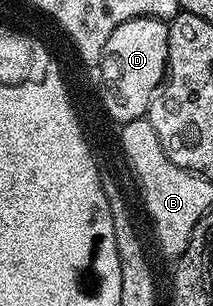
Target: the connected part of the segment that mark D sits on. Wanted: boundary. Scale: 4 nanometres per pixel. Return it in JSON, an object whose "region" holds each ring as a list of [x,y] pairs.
{"region":[[[152,16],[122,22],[106,42],[104,57],[100,60],[100,100],[108,116],[117,125],[131,120],[143,120],[153,107],[154,97],[166,79],[168,63],[168,24]]]}

